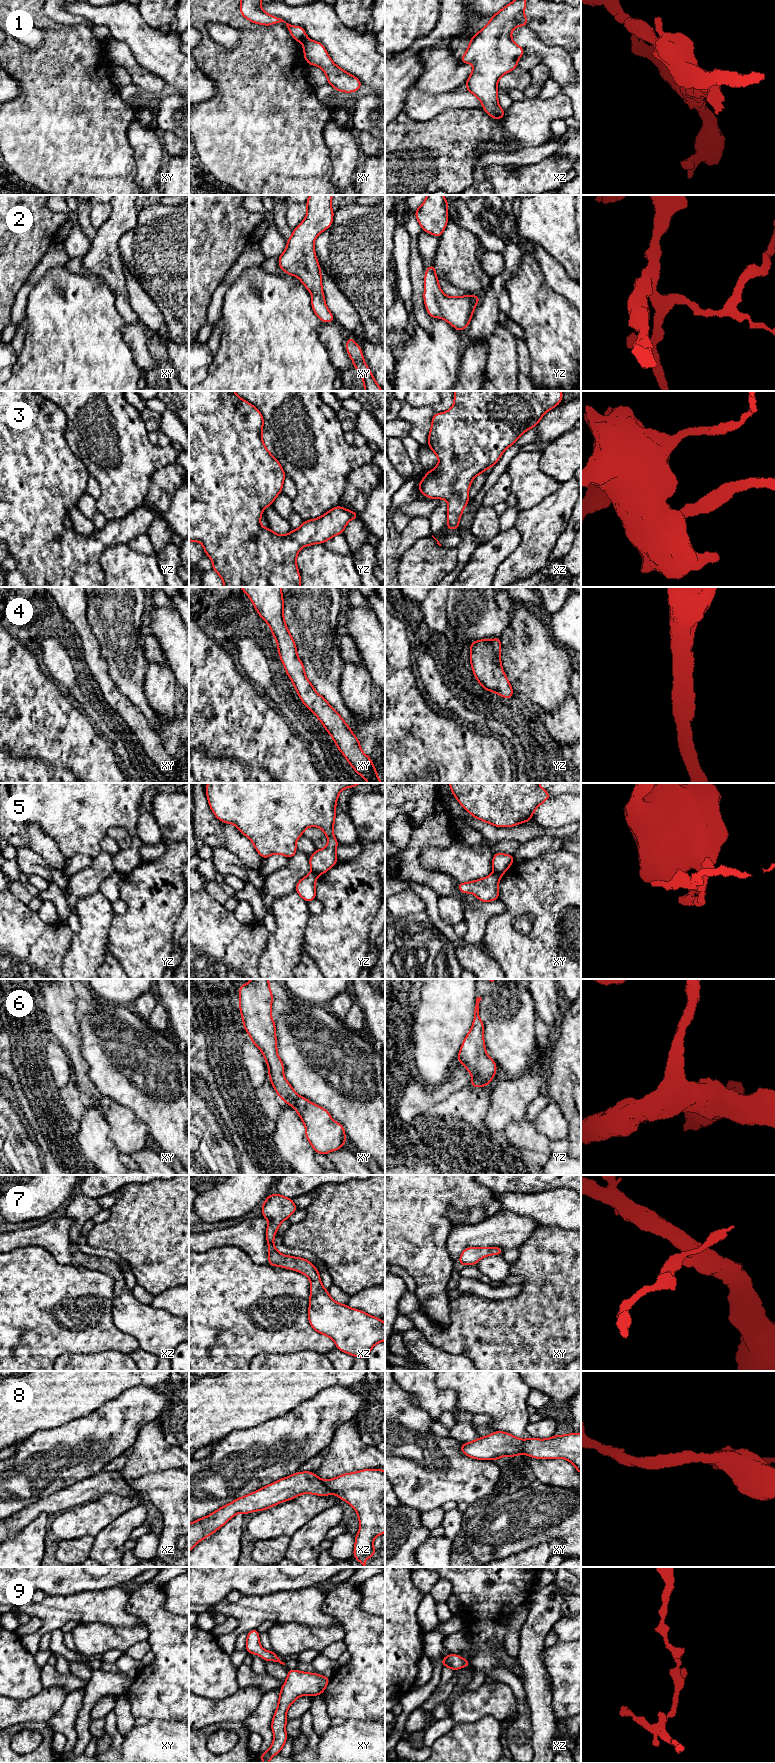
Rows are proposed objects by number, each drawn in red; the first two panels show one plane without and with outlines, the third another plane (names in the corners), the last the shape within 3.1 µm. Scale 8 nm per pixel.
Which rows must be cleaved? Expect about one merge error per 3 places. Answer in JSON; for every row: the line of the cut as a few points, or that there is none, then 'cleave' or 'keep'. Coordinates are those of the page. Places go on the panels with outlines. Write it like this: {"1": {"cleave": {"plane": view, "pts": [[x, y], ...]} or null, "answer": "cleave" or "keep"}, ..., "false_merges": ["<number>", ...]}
{"1": {"cleave": {"plane": "xy", "pts": [[307, 37], [301, 42]]}, "answer": "cleave"}, "2": {"cleave": null, "answer": "keep"}, "3": {"cleave": null, "answer": "keep"}, "4": {"cleave": null, "answer": "keep"}, "5": {"cleave": {"plane": "xy", "pts": [[494, 871], [501, 875]]}, "answer": "cleave"}, "6": {"cleave": null, "answer": "keep"}, "7": {"cleave": null, "answer": "keep"}, "8": {"cleave": null, "answer": "keep"}, "9": {"cleave": null, "answer": "keep"}, "false_merges": ["1", "5"]}

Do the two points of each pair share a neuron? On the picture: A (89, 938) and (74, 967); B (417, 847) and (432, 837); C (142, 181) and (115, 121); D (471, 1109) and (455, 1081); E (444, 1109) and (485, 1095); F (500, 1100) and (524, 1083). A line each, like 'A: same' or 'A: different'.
A: same
B: same
C: different
D: different
E: same
F: same

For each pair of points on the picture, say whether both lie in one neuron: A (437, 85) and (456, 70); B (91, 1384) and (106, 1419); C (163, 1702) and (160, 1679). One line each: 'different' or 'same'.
A: same
B: different
C: same

